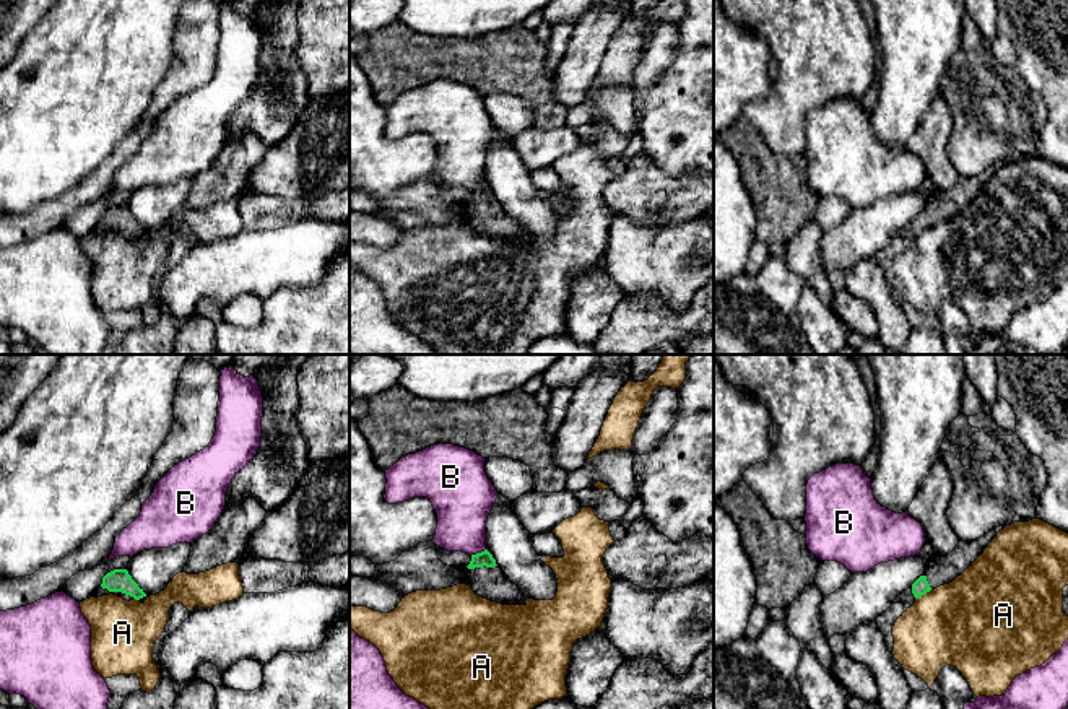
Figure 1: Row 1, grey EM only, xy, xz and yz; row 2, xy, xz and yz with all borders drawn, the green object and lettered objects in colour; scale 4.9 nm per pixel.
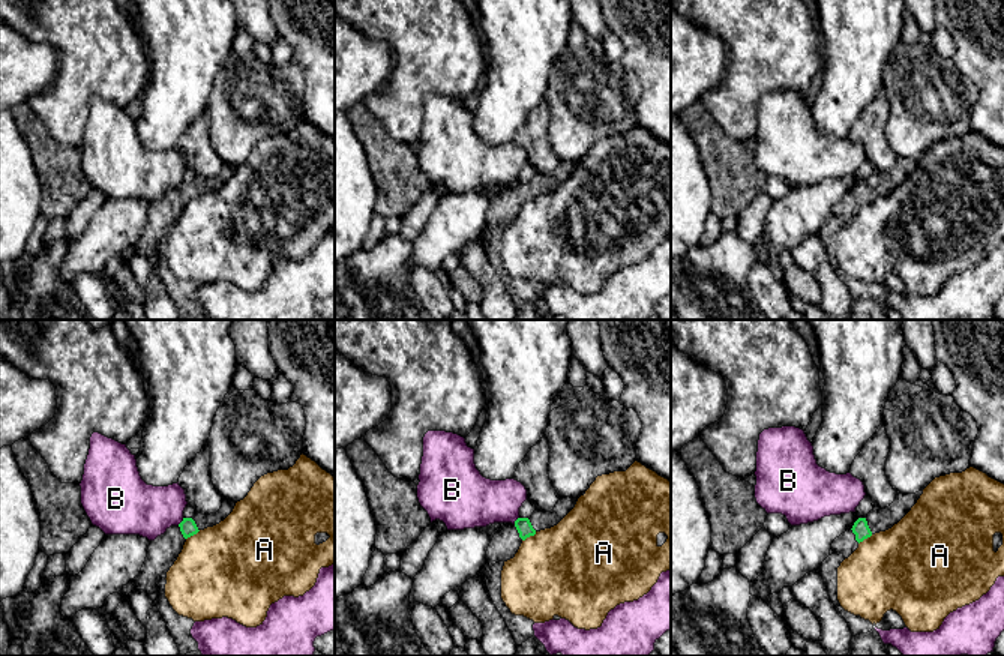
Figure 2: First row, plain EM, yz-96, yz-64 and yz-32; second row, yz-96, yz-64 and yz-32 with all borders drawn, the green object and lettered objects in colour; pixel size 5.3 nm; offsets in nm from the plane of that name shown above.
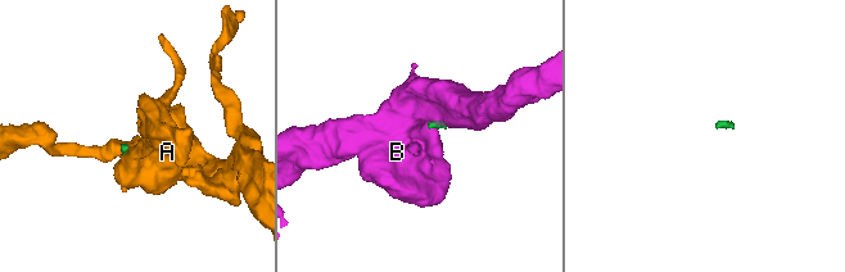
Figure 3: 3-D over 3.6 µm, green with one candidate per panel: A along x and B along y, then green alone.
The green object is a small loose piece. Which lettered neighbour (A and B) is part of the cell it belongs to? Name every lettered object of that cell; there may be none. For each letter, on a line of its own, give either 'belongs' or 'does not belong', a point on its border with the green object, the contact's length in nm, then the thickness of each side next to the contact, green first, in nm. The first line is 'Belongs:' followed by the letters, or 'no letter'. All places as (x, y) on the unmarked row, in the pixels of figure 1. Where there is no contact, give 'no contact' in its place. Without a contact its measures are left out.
Belongs: no letter
A: does not belong; meets green in yz at (924, 230); contact 100 nm long; 80 nm thick on the green side, 440 nm on the other
B: does not belong; meets green in xz at (478, 189); contact 90 nm long; 80 nm thick on the green side, 260 nm on the other

